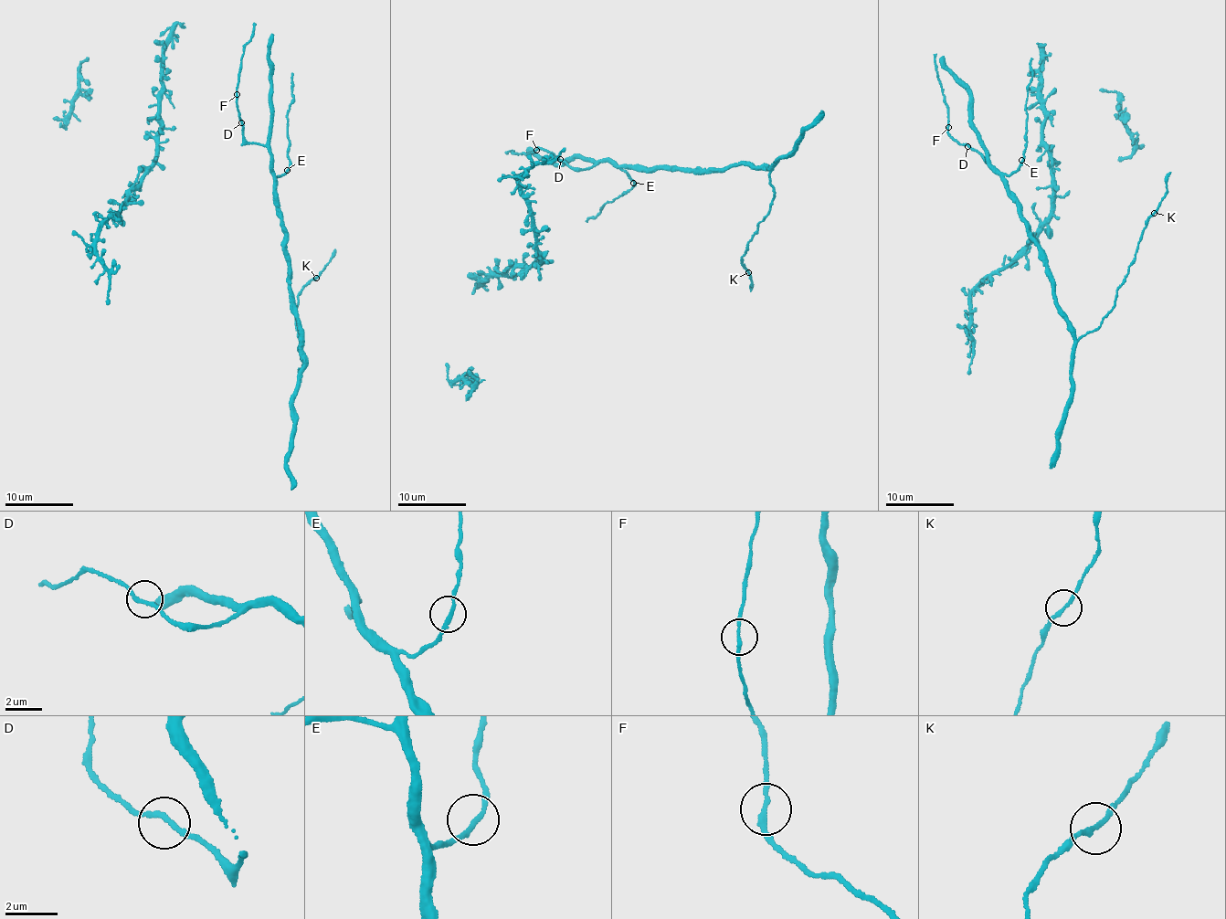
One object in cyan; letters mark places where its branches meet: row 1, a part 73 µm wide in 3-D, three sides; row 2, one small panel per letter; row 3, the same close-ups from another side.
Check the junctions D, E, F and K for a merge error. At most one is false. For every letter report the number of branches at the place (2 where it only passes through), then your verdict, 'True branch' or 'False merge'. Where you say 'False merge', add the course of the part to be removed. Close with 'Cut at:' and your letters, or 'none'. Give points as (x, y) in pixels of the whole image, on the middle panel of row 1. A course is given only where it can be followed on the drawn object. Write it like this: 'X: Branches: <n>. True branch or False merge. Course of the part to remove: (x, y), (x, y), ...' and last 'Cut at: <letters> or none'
D: Branches: 2. True branch
E: Branches: 2. True branch
F: Branches: 2. True branch
K: Branches: 2. True branch
Cut at: none

